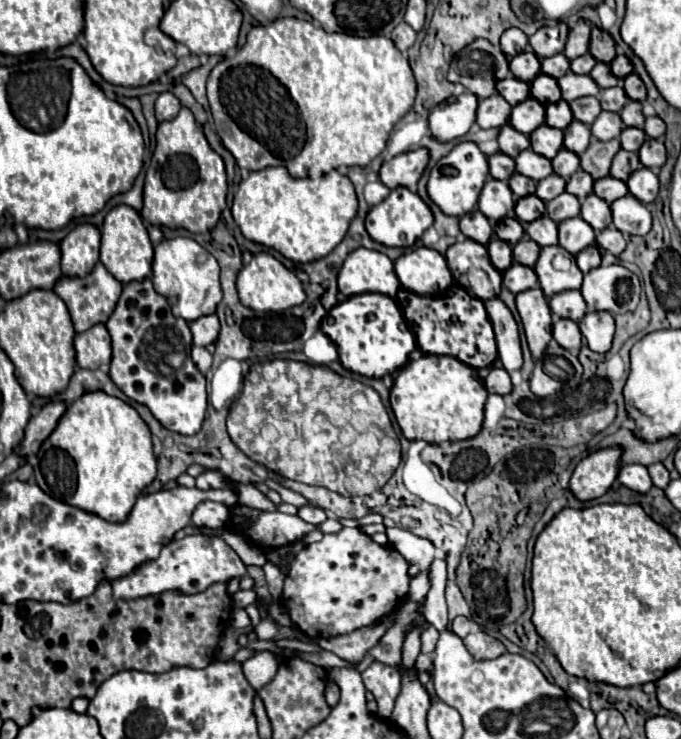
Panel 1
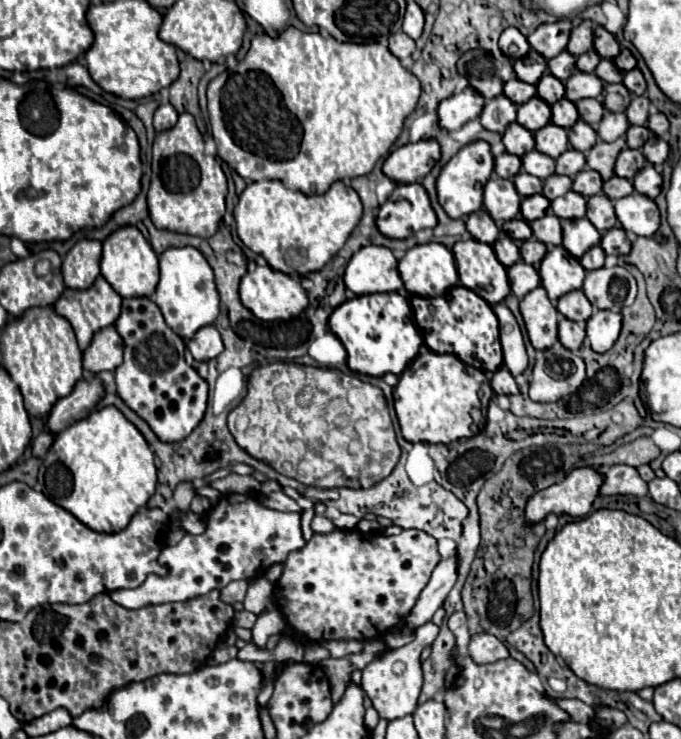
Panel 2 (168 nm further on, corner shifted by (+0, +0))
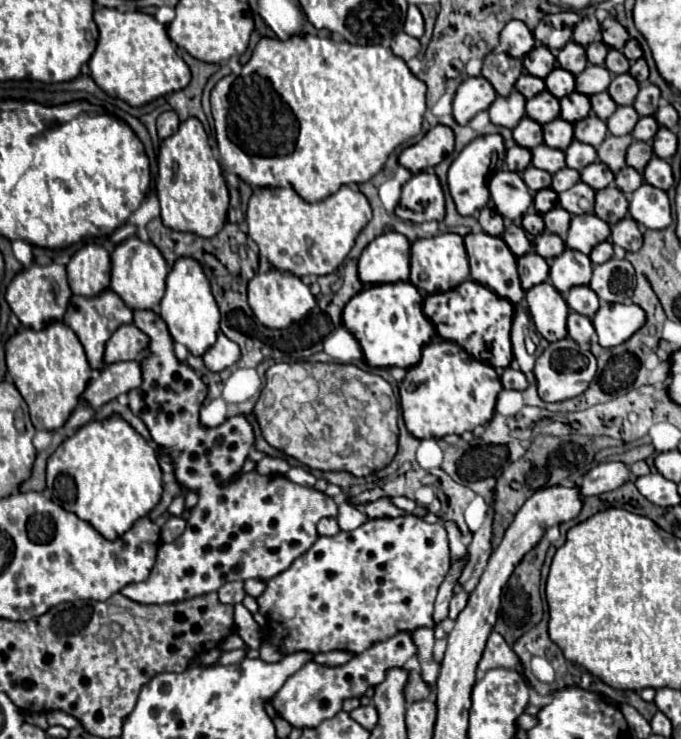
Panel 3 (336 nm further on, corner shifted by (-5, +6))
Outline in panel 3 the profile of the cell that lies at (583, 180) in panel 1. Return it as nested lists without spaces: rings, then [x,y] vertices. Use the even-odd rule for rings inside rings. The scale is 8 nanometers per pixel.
[[[593,162],[591,166],[587,166],[583,172],[581,172],[581,180],[585,184],[589,184],[593,190],[603,190],[607,188],[609,184],[613,184],[615,176],[613,172],[603,164],[603,162]]]

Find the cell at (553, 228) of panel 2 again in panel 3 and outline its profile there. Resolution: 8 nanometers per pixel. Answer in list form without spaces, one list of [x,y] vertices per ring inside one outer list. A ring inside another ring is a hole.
[[[555,206],[555,210],[549,210],[547,214],[543,214],[545,220],[545,228],[557,236],[561,236],[563,240],[567,238],[567,230],[569,230],[569,220],[571,214],[567,210],[563,210],[561,206]]]

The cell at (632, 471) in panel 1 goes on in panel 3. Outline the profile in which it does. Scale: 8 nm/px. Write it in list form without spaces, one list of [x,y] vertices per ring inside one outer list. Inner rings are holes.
[[[605,462],[605,464],[599,464],[599,466],[591,468],[583,476],[583,480],[579,484],[579,494],[581,496],[603,494],[603,492],[609,492],[609,490],[619,488],[629,478],[631,476],[629,476],[627,466],[623,466],[621,462]]]

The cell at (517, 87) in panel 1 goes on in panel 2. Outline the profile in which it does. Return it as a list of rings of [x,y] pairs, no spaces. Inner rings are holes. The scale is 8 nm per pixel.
[[[514,78],[514,80],[508,80],[508,82],[504,84],[504,94],[506,94],[514,104],[524,104],[526,100],[530,100],[530,98],[536,94],[536,86],[526,84],[526,82]]]

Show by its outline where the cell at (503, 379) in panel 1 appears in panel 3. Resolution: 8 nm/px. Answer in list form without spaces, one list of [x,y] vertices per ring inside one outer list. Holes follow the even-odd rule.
[[[513,366],[505,368],[505,372],[501,376],[501,384],[503,384],[503,388],[511,388],[511,390],[525,390],[527,388],[525,374]]]

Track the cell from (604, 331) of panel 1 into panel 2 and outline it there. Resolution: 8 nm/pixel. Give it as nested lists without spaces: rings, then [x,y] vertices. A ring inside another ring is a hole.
[[[596,310],[590,316],[586,324],[586,336],[594,352],[608,352],[614,346],[620,334],[620,322],[620,314],[610,310]]]

